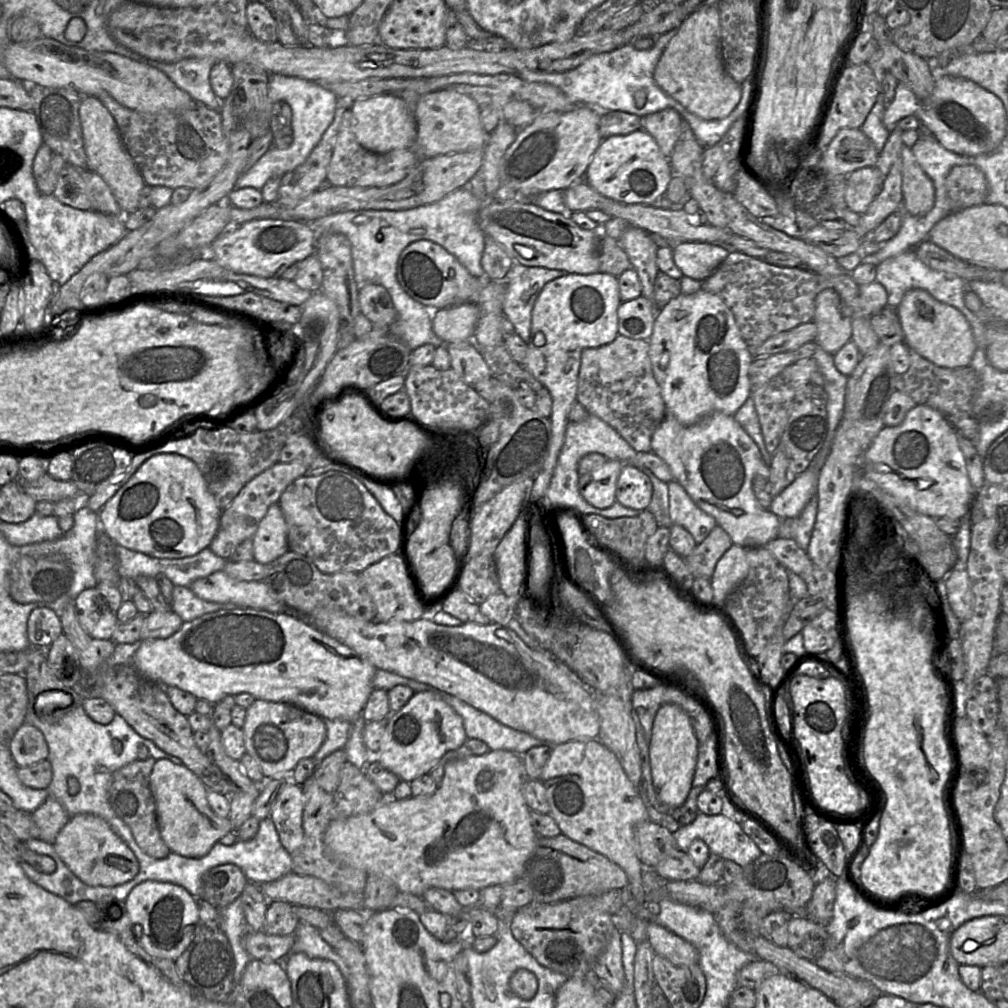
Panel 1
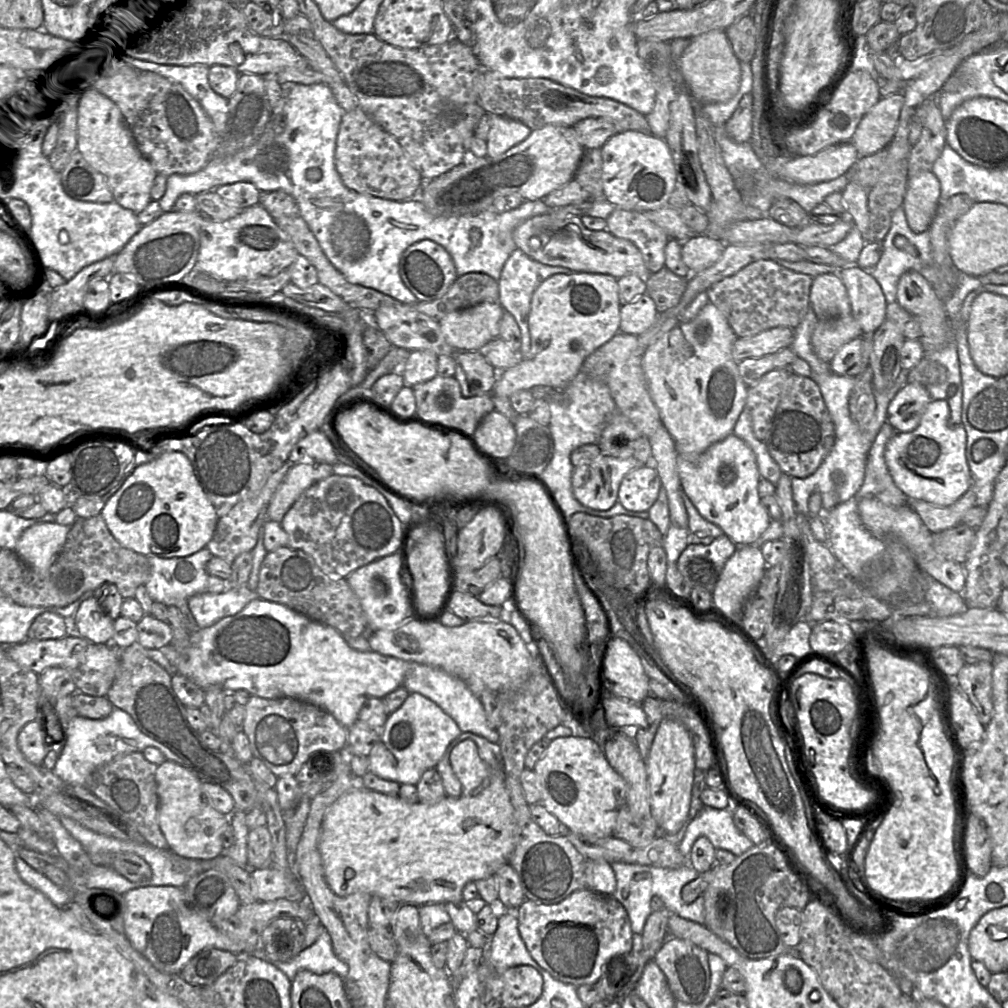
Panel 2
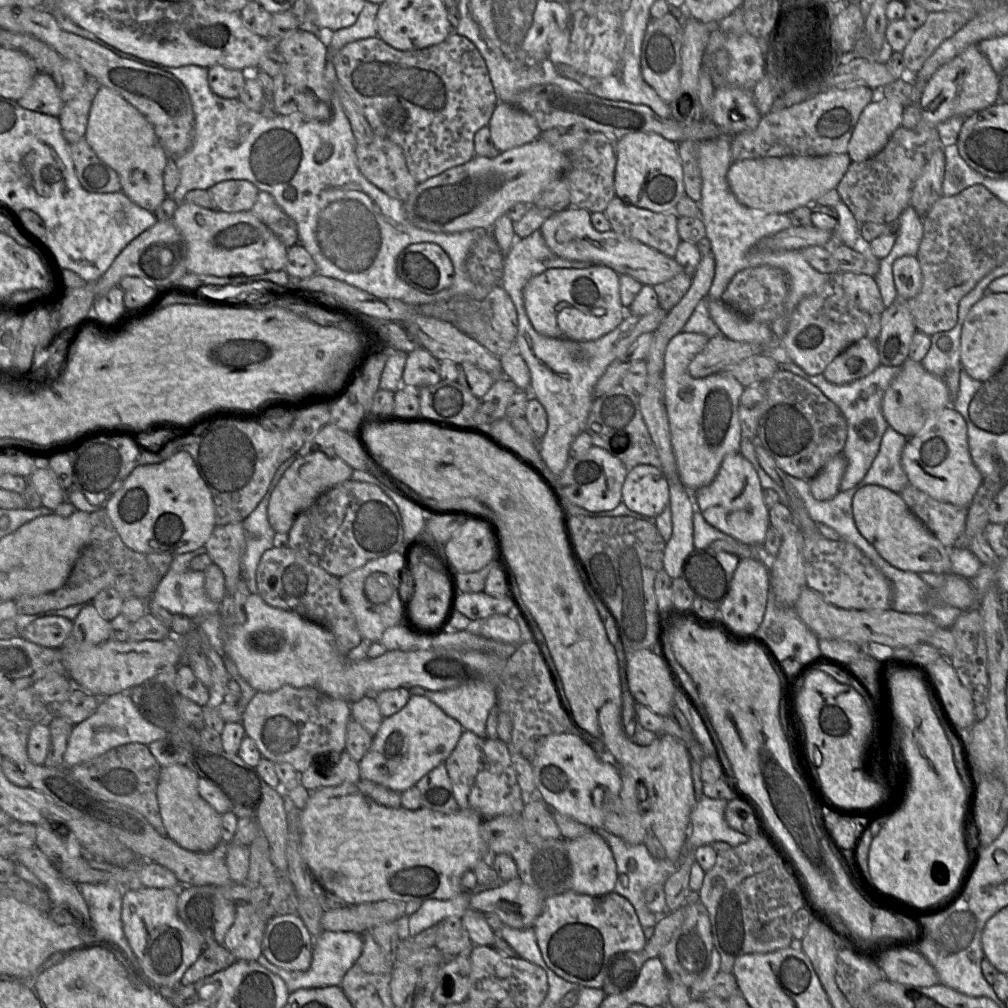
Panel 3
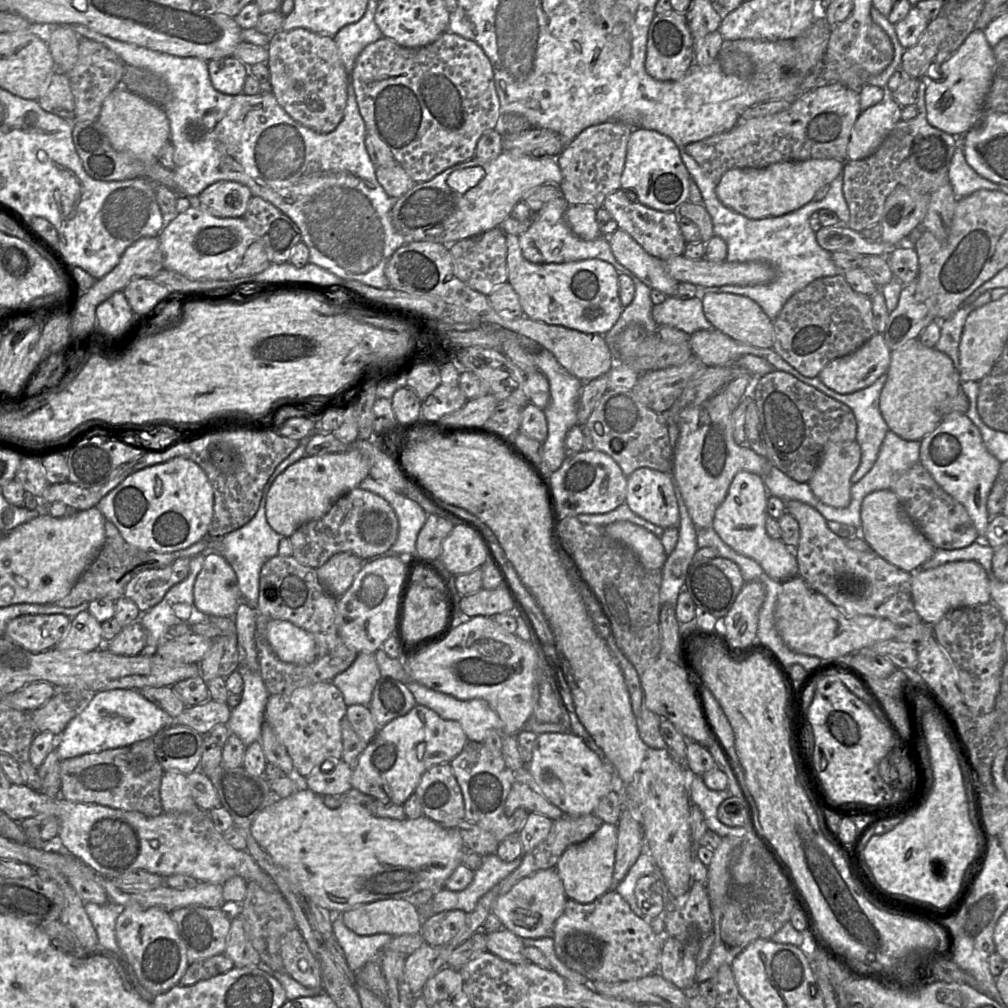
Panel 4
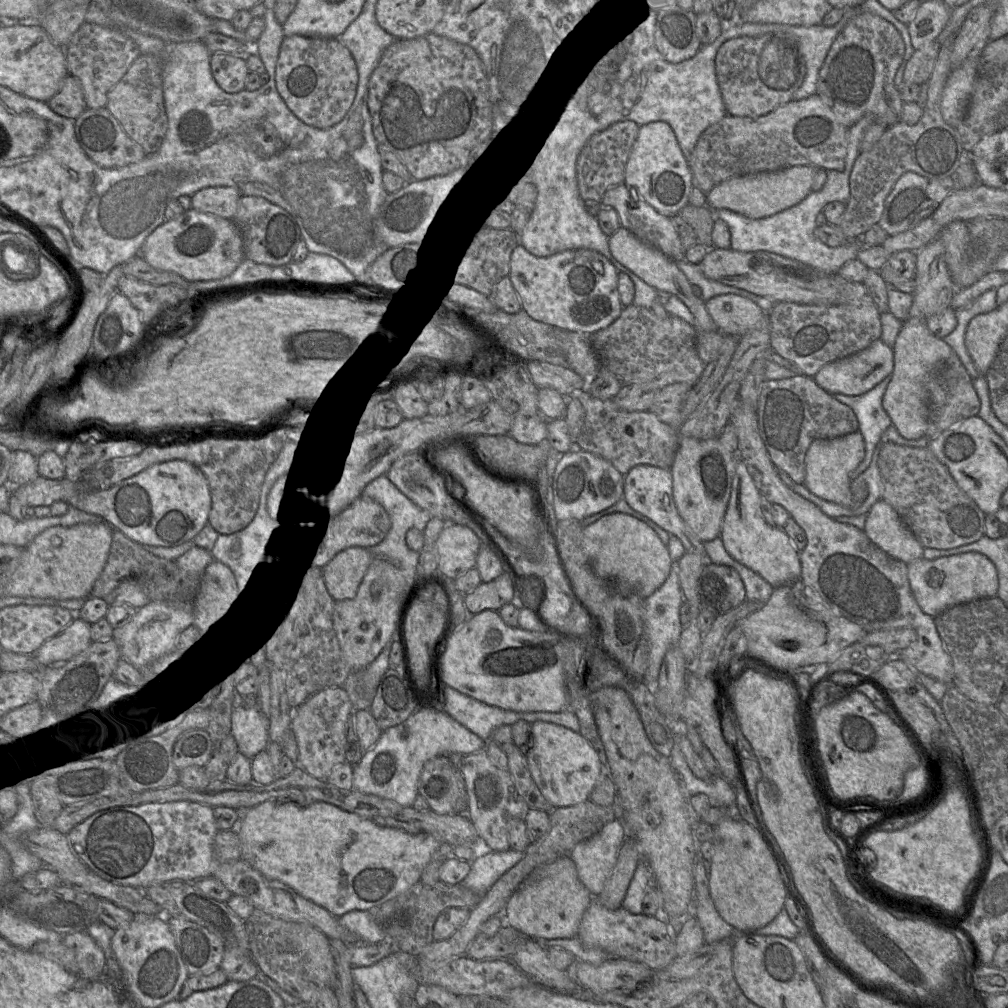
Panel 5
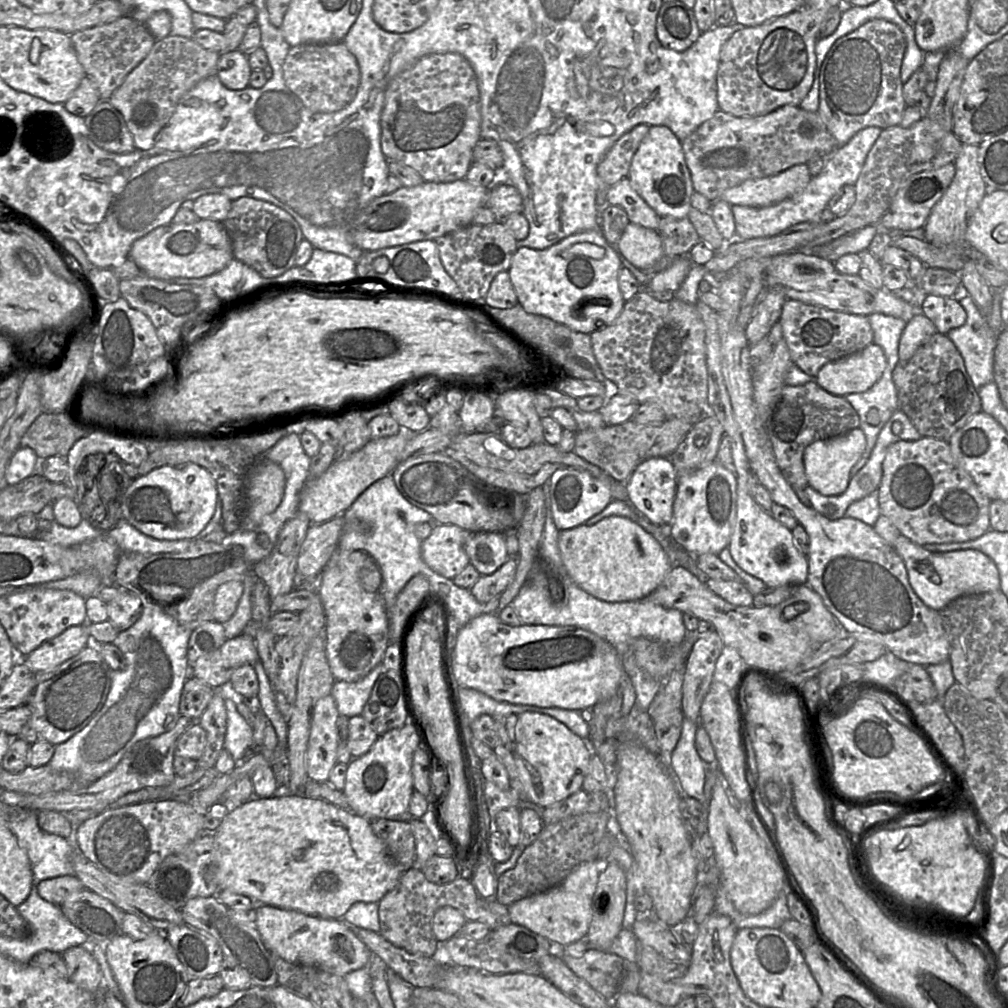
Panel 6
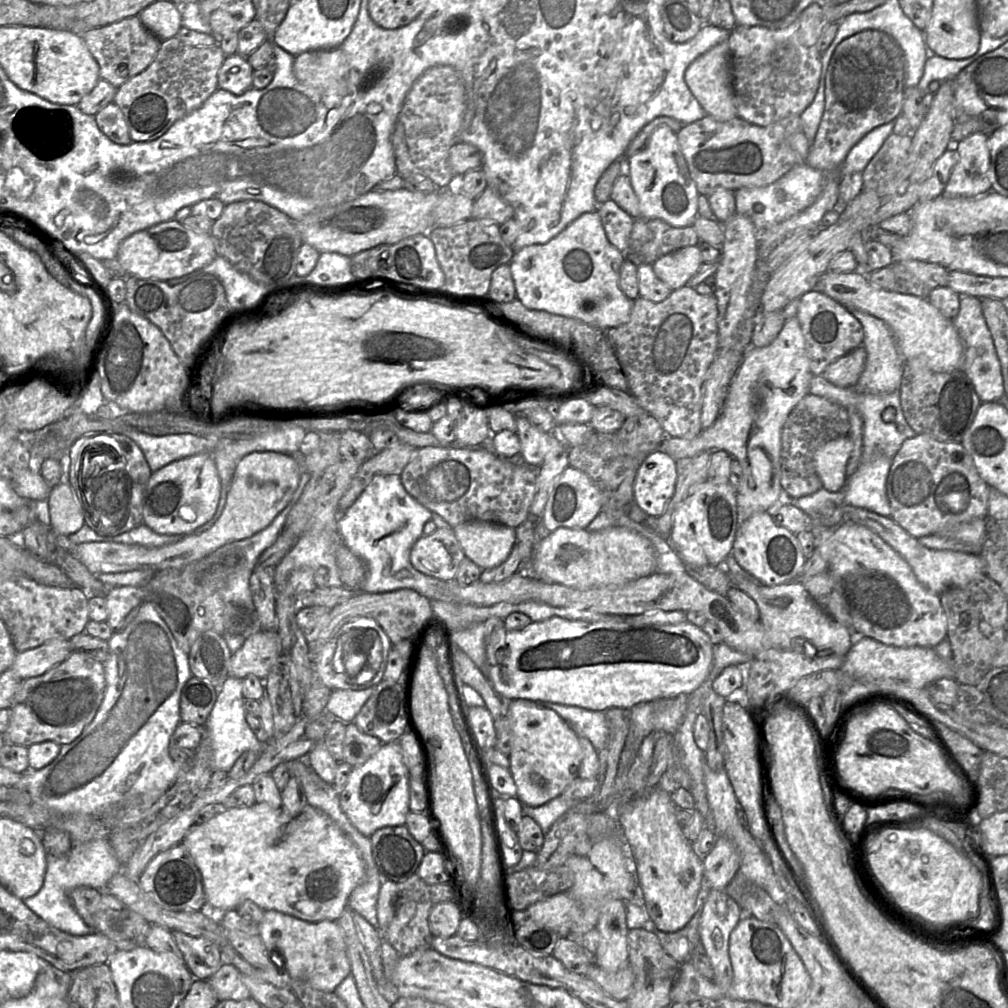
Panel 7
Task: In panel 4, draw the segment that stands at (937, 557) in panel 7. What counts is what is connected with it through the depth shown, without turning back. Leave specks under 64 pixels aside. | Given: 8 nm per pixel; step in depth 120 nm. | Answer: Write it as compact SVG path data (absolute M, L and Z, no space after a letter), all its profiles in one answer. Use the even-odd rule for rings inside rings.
M954 561L928 570L918 569L912 573L912 600L921 619L934 625L954 609L990 603L987 572L975 561Z

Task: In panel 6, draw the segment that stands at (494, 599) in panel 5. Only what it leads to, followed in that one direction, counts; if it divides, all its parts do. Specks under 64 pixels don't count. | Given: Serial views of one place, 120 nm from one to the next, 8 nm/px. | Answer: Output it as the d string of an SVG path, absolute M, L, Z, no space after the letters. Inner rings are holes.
M516 556L508 557L507 561L493 574L480 576L470 592L478 602L486 604L506 589L514 576L516 566Z

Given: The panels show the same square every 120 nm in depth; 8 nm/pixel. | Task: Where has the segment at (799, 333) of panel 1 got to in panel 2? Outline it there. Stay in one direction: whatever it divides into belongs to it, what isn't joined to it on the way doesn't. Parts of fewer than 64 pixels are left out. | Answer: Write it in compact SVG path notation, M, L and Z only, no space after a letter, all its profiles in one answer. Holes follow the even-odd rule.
M776 327L747 338L737 338L732 347L732 357L736 362L748 358L759 358L773 354L791 346L794 329Z

